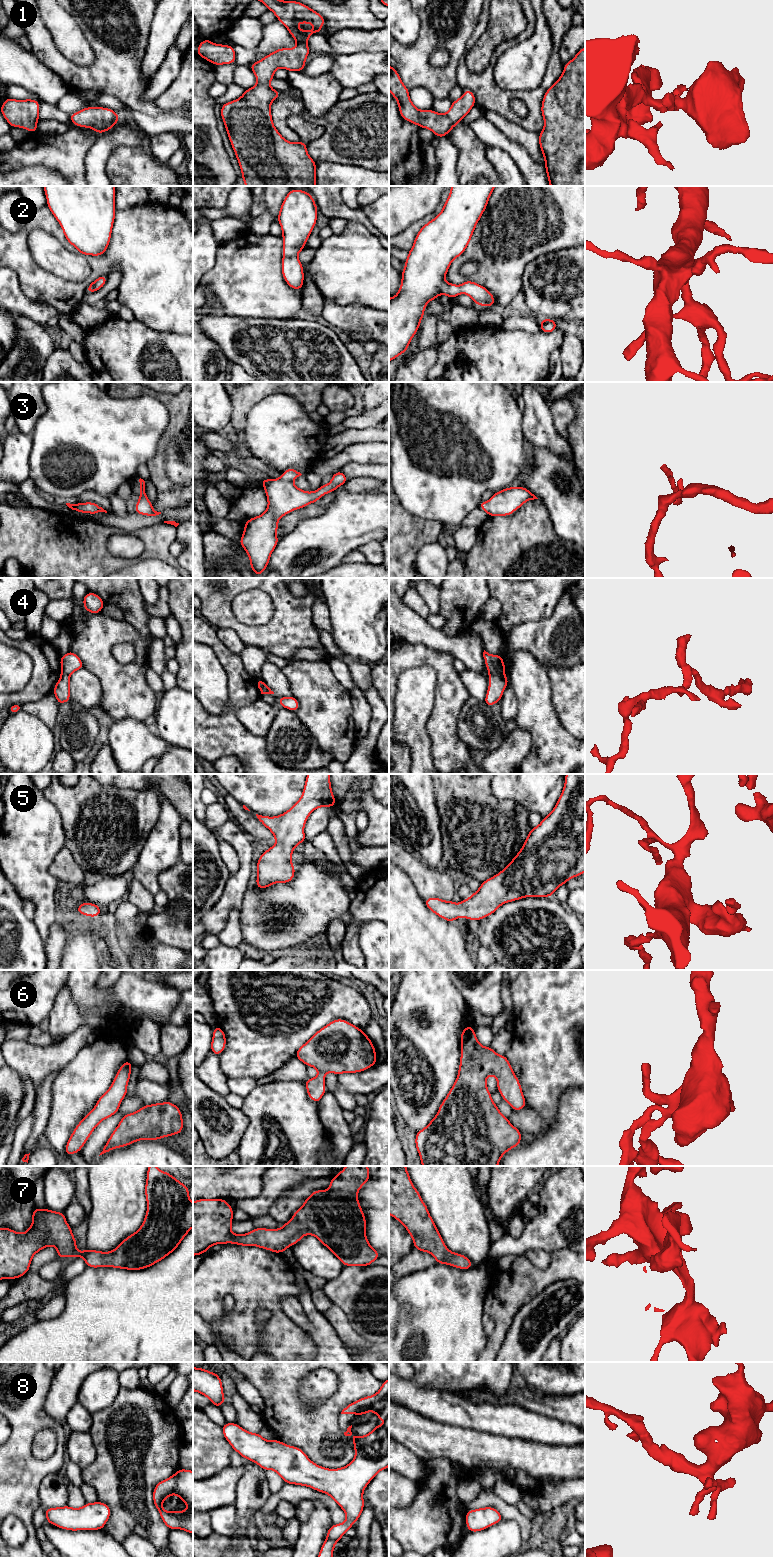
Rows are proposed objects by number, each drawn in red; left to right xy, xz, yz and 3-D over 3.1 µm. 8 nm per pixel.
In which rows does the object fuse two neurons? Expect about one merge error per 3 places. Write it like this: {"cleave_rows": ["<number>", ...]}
{"cleave_rows": ["4"]}

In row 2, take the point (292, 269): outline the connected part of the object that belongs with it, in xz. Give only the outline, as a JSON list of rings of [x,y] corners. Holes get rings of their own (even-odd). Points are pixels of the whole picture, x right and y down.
[[[291,189],[284,198],[278,214],[277,222],[282,228],[282,239],[284,242],[281,262],[282,276],[285,282],[294,290],[303,288],[303,263],[298,260],[297,255],[305,248],[306,242],[316,226],[317,211],[317,205],[309,192]]]

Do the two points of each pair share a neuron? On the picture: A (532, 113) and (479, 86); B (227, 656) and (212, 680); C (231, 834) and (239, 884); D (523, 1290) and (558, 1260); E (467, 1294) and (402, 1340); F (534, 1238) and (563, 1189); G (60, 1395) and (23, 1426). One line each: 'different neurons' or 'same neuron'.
A: same neuron
B: different neurons
C: same neuron
D: same neuron
E: same neuron
F: same neuron
G: different neurons

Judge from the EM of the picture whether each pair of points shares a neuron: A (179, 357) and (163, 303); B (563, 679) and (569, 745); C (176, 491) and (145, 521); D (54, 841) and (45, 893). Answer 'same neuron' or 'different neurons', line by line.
A: different neurons
B: different neurons
C: different neurons
D: same neuron

